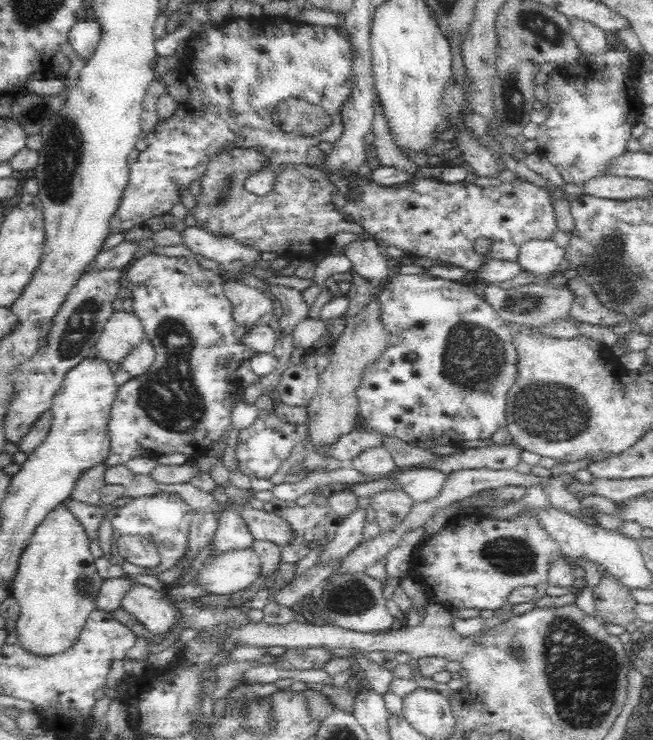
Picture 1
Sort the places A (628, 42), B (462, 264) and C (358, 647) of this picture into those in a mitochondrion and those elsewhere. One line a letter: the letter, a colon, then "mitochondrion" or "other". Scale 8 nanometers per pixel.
A: other
B: other
C: other

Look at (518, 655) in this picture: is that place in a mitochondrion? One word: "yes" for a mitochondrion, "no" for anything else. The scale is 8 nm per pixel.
yes

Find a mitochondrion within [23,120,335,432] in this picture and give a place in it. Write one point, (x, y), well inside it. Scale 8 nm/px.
(80, 326)

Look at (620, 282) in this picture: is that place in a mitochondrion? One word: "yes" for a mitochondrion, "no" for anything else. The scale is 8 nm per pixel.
yes

